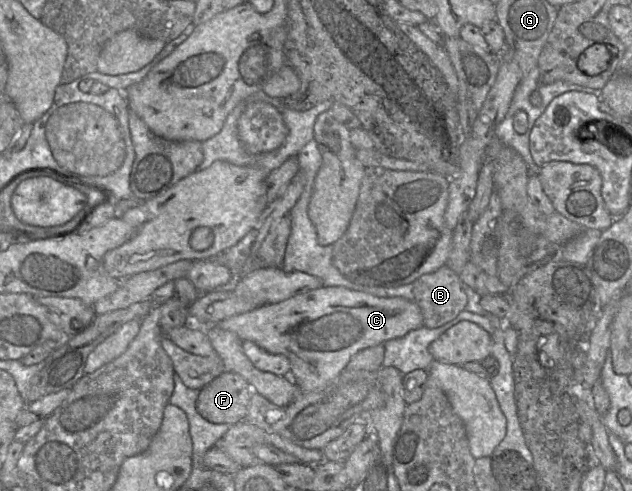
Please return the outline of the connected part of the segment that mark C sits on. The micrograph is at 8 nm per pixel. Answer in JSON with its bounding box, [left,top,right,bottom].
[217,286,423,392]

